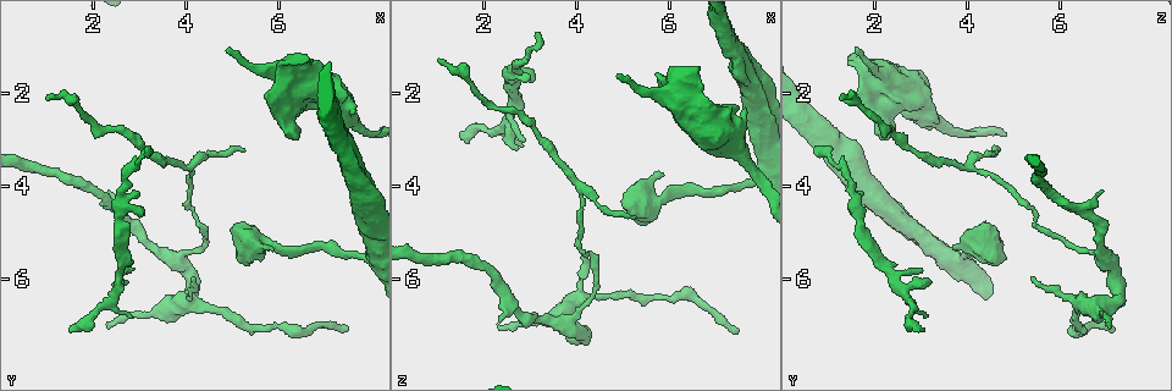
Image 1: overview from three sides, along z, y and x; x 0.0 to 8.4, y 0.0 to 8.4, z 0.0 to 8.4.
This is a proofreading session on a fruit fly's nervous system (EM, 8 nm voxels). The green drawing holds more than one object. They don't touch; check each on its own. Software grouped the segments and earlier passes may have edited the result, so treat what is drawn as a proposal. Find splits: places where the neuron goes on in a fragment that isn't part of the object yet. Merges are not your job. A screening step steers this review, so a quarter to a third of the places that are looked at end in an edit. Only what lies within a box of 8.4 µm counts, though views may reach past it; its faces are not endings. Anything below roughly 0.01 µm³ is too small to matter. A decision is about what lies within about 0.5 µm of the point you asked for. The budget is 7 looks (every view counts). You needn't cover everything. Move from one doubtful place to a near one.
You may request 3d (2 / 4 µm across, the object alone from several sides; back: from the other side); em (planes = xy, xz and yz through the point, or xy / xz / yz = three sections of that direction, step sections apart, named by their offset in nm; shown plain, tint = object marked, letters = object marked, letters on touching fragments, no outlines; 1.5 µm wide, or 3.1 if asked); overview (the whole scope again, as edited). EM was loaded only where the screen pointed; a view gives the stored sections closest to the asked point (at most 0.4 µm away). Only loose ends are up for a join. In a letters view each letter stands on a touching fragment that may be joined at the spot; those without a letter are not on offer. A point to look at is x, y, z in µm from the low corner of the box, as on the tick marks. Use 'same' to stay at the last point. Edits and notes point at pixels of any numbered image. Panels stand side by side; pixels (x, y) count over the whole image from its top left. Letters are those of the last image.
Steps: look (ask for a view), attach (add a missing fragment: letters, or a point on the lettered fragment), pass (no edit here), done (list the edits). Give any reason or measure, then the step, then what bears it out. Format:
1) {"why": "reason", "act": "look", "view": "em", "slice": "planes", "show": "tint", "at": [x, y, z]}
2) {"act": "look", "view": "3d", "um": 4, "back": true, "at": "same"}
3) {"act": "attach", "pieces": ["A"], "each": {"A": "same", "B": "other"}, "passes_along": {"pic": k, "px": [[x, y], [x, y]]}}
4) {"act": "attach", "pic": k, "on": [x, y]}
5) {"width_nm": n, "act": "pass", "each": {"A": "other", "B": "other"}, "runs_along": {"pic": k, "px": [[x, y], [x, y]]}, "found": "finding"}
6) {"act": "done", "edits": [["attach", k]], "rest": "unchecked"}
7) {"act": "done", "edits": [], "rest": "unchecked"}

{"why": "an open end", "act": "look", "view": "3d", "um": 4, "at": [5.90, 5.40, 3.80]}

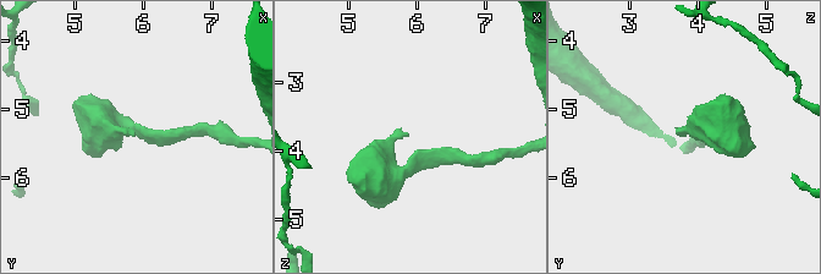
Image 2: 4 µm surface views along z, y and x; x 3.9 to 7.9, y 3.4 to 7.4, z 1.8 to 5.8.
{"why": "now the EM", "act": "look", "view": "em", "slice": "xy", "step": 8, "show": "letters", "at": [5.85, 5.40, 3.75]}

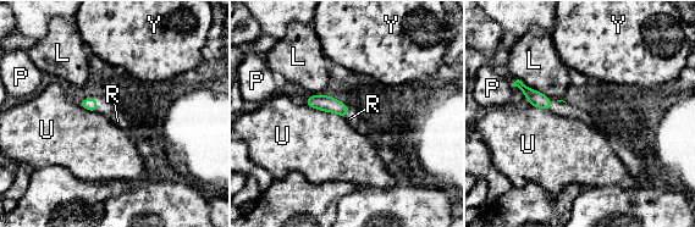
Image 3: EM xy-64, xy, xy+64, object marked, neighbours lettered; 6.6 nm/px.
{"longest_contact_nm": ["U", 280], "act": "attach", "pieces": ["R"], "each": {"L": "other", "P": "other", "R": "same", "U": "other", "Y": "other"}, "found": "it goes on there"}

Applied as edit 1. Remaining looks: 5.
{"act": "look", "view": "overview"}

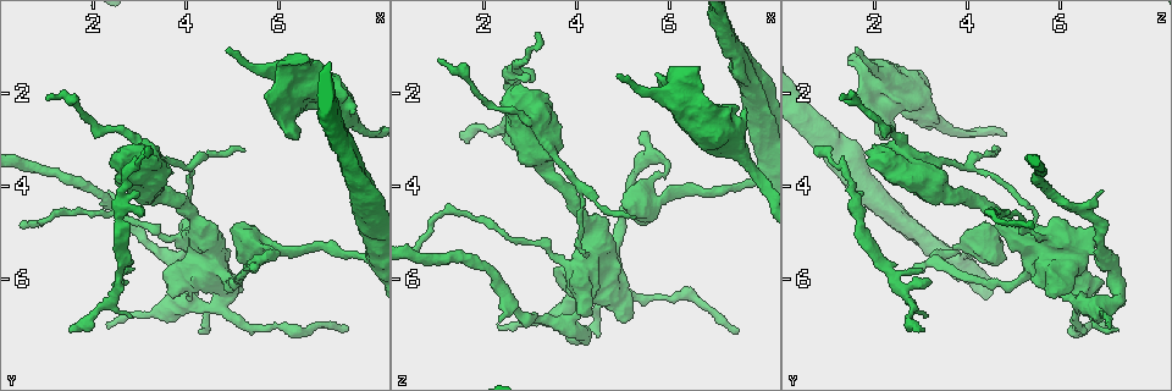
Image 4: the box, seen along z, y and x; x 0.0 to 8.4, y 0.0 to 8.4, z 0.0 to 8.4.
{"why": "tapers out", "act": "look", "view": "em", "slice": "planes", "show": "tint", "at": [1.65, 7.05, 3.05]}

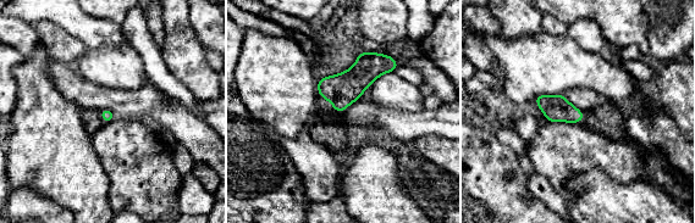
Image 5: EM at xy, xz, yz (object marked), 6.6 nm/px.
{"act": "look", "view": "em", "slice": "planes", "show": "letters", "at": "same"}

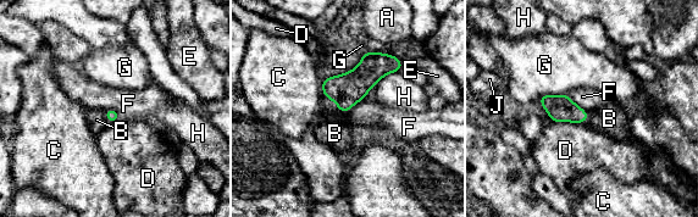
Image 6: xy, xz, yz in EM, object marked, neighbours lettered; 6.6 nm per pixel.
{"act": "attach", "pieces": ["B"], "each": {"A": "other", "B": "same", "C": "other", "D": "other", "E": "other", "F": "other", "G": "other", "H": "other", "J": "other"}, "passes_along": {"pic": 6, "px": [[345, 90], [333, 100], [334, 133]]}, "found": "it goes on there"}

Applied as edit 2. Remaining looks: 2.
{"why": "branch stops here", "act": "look", "view": "em", "slice": "planes", "show": "letters", "at": [4.90, 1.05, 1.65]}

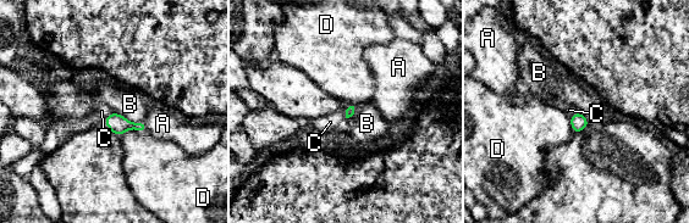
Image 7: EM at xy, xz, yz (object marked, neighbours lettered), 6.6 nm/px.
{"act": "pass", "each": {"A": "other", "B": "other", "C": "other", "D": "other"}, "border": {"pic": 7, "px": [[583, 113], [574, 112], [571, 116]]}, "found": "no lettered fragment goes on from it"}

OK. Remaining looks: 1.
{"act": "done", "edits": [["attach", 3], ["attach", 6]], "rest": "unchecked"}

